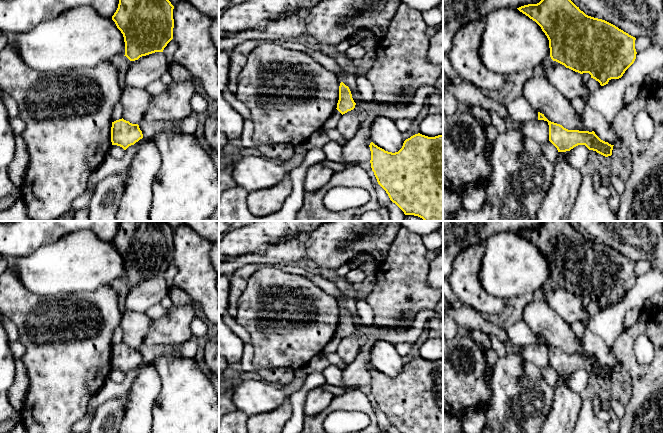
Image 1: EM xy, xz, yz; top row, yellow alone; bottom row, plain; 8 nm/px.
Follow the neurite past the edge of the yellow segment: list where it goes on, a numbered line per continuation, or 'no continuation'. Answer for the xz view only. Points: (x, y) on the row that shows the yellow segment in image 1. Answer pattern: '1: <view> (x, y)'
1: xz (346, 65)

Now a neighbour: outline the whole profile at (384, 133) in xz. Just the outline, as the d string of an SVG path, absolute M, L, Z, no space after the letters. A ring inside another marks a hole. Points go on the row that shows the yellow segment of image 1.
M377 116L371 125L371 141L388 152L398 152L405 141L395 122L387 117Z

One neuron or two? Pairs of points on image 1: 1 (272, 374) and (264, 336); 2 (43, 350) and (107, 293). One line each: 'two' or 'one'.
1: two
2: one

